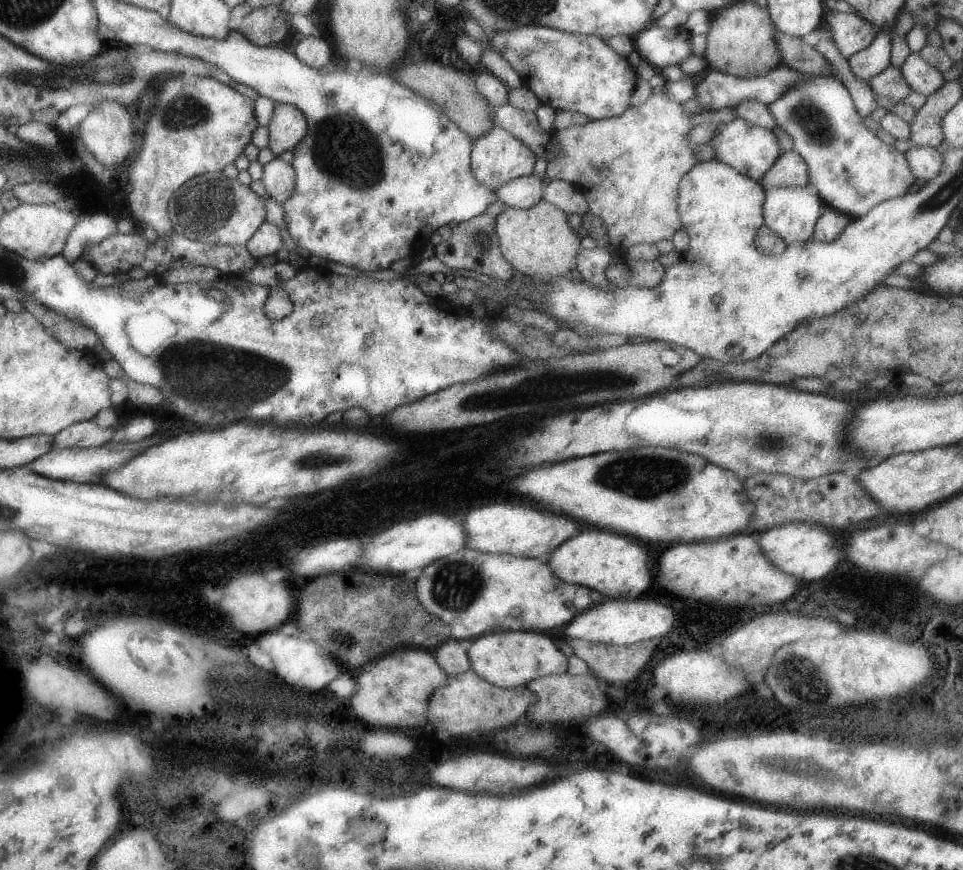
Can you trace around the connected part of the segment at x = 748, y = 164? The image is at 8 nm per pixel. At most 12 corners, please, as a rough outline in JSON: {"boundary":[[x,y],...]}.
{"boundary":[[718,124],[714,159],[758,182],[780,156],[772,131]]}

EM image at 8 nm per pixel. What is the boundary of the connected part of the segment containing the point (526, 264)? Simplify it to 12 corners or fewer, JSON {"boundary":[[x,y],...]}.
{"boundary":[[540,200],[494,218],[500,254],[519,276],[571,273],[580,239]]}

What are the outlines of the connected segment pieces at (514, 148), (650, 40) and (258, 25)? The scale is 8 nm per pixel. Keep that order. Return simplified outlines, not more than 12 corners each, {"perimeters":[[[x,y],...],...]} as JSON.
{"perimeters":[[[498,126],[472,140],[474,178],[493,192],[531,175],[534,153]],[[653,24],[633,44],[641,61],[660,72],[690,55],[681,27]],[[279,6],[252,9],[237,31],[259,47],[293,32]]]}

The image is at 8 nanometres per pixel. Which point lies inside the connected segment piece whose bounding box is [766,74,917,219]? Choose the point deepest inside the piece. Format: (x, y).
(849, 168)

